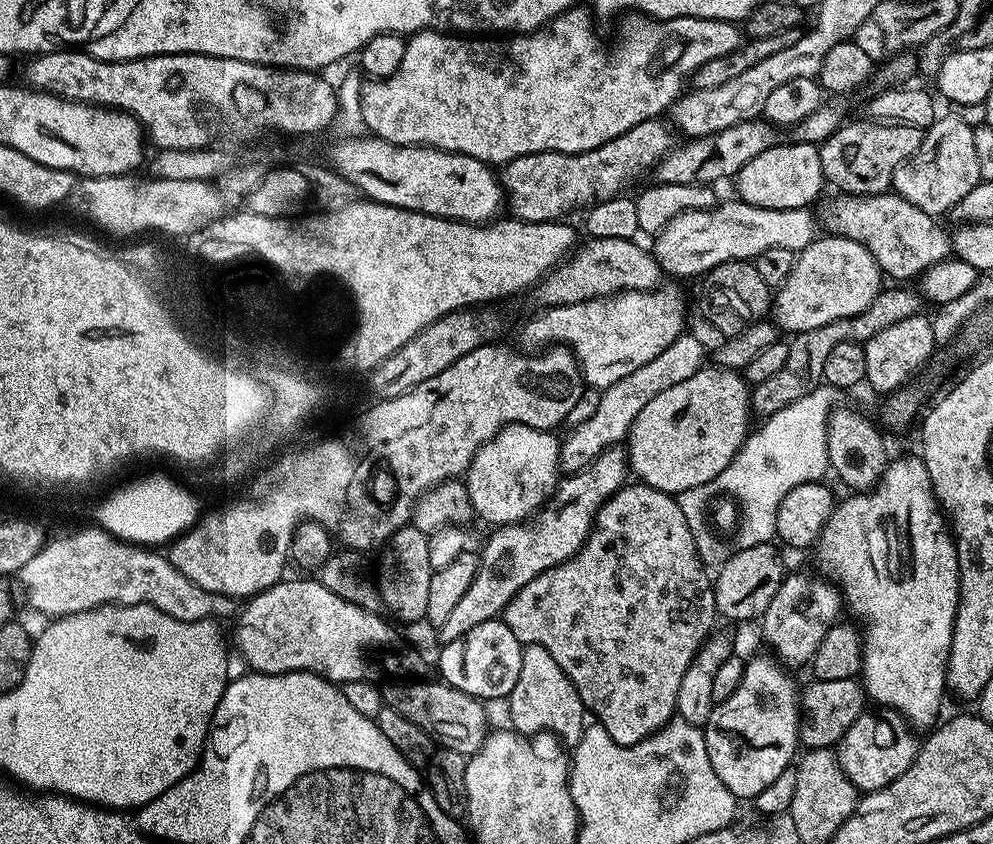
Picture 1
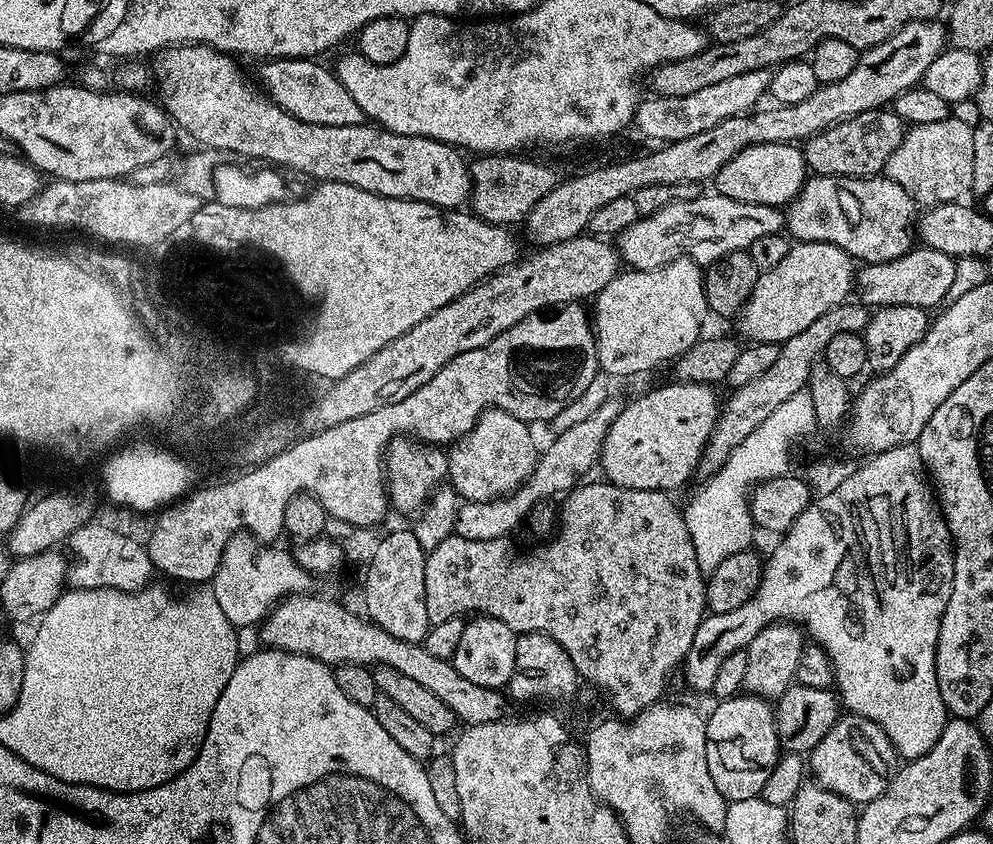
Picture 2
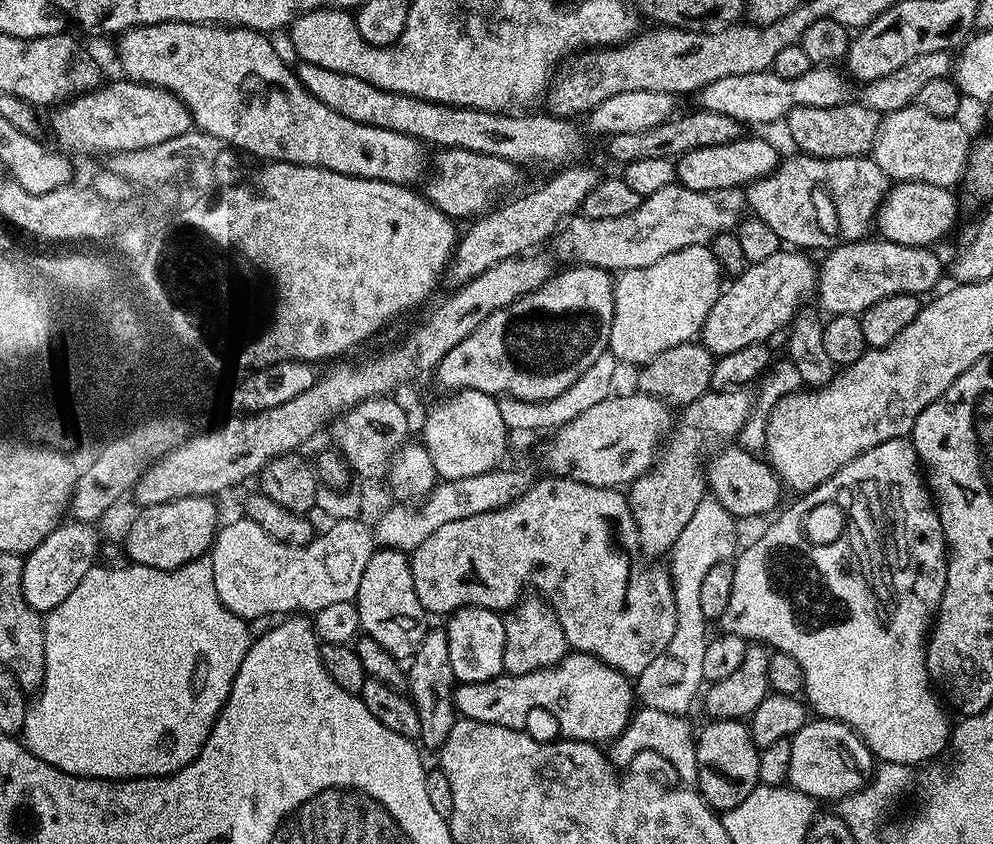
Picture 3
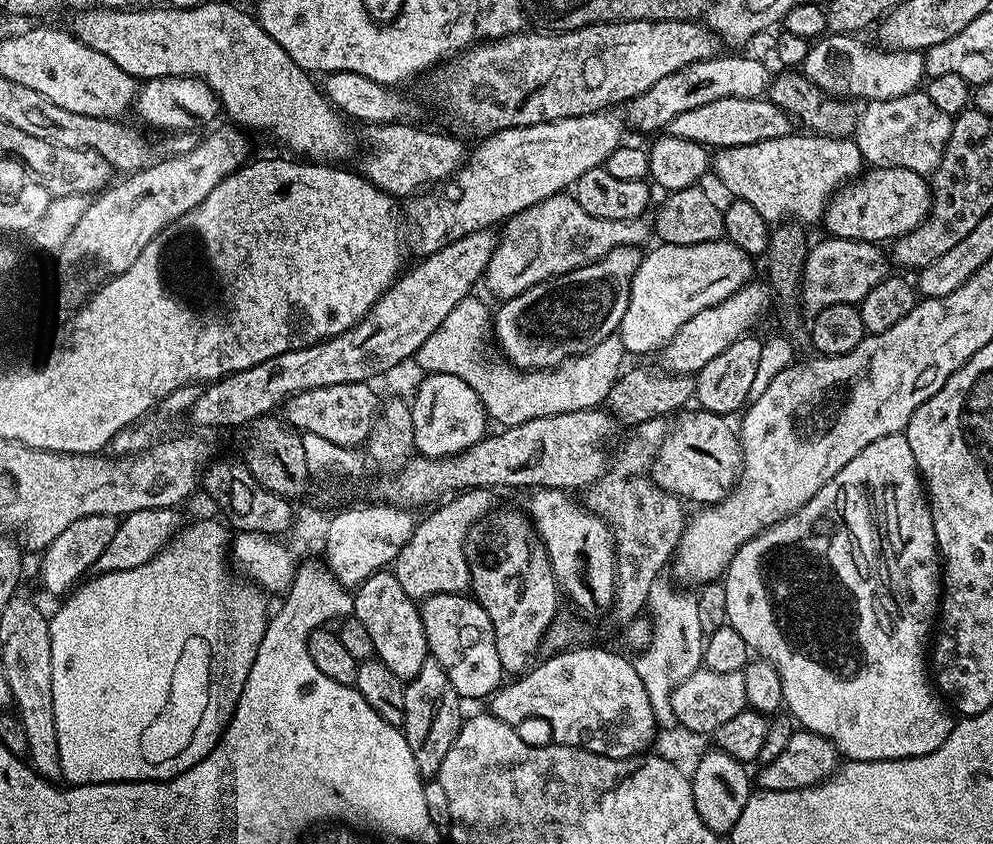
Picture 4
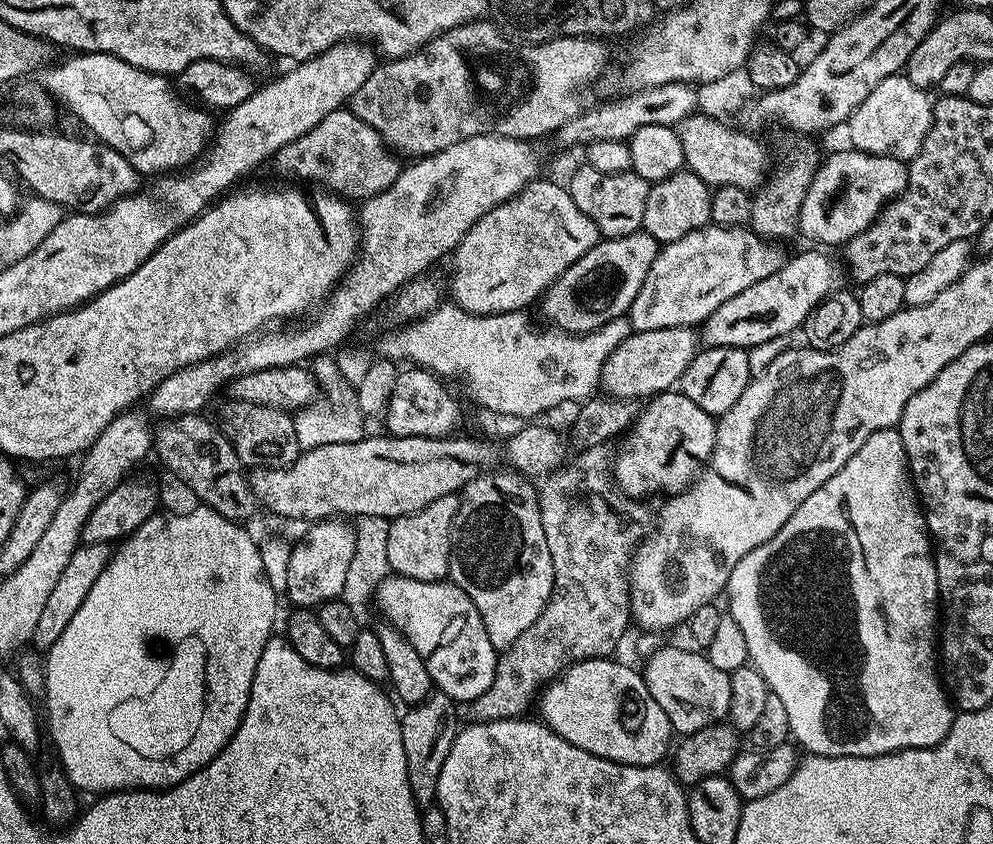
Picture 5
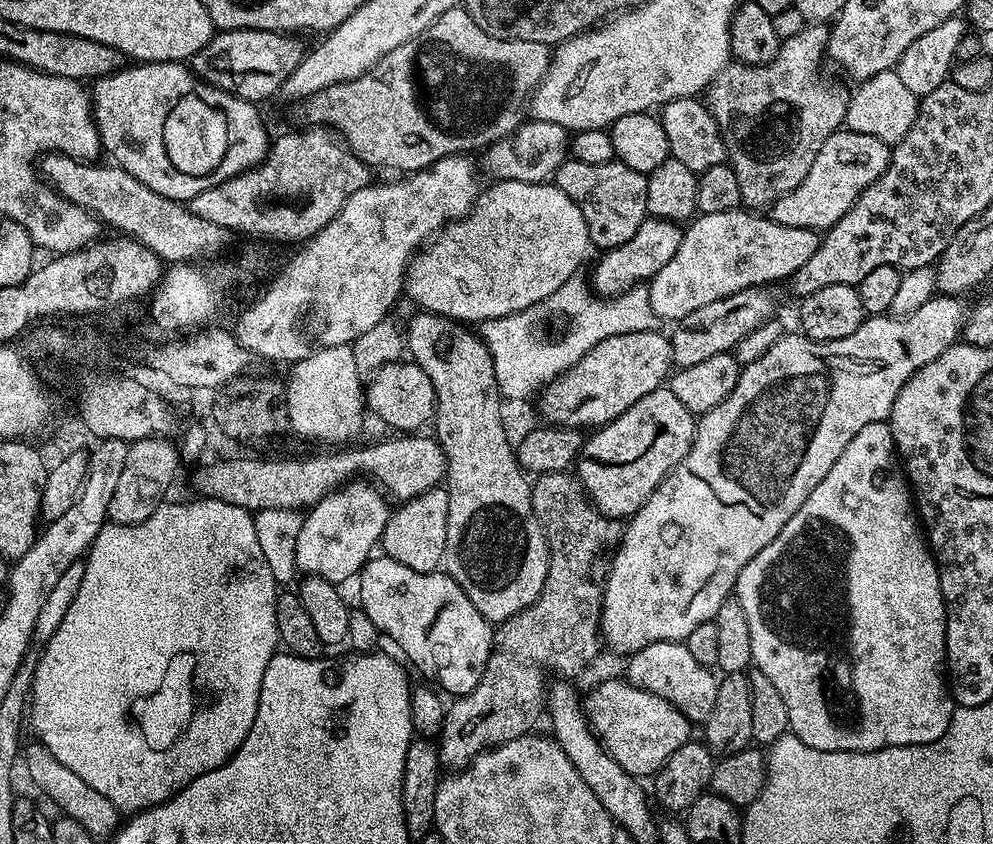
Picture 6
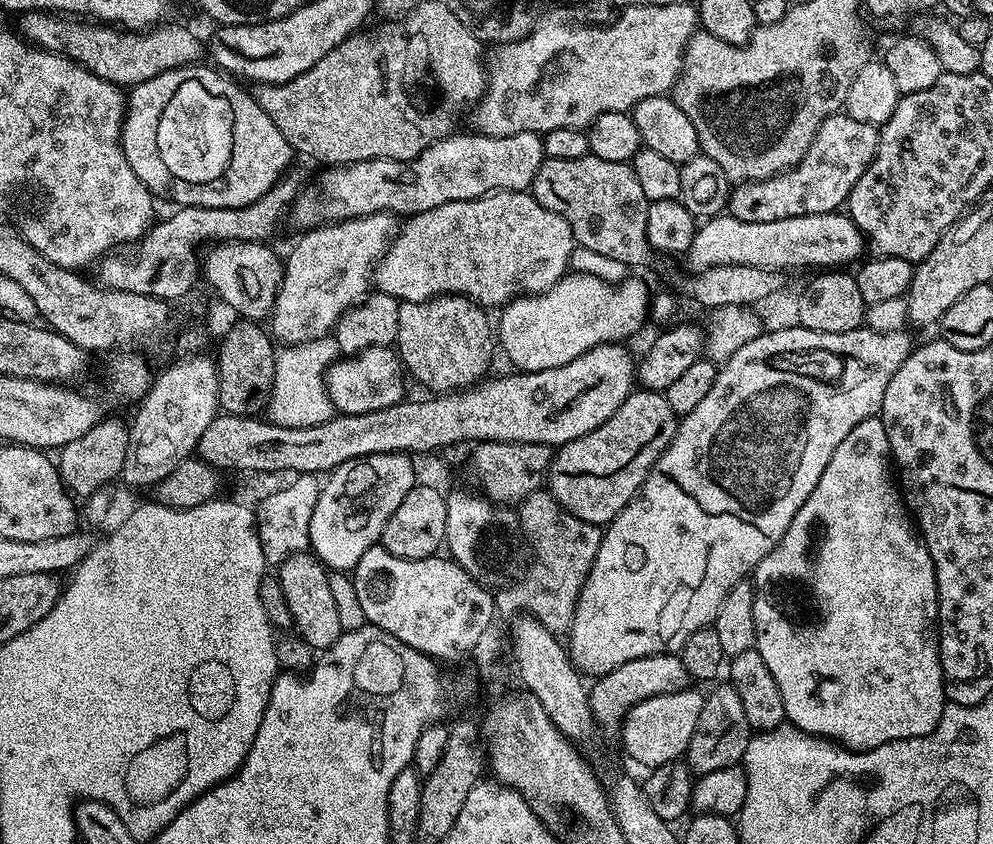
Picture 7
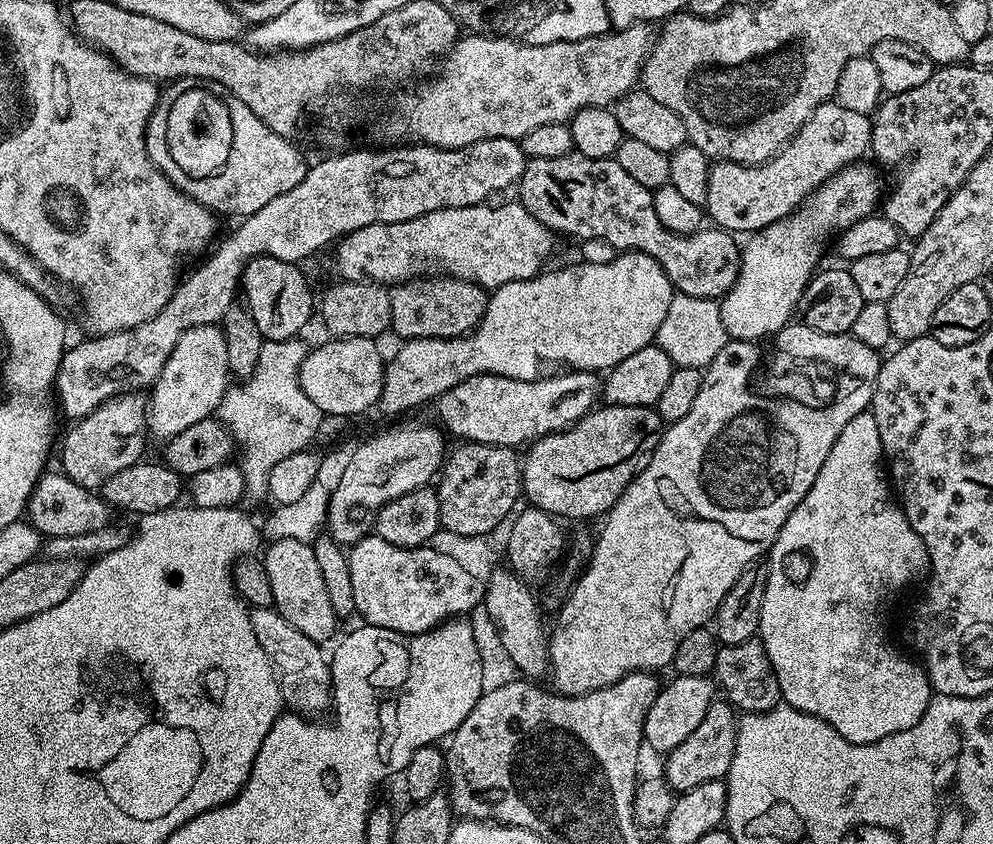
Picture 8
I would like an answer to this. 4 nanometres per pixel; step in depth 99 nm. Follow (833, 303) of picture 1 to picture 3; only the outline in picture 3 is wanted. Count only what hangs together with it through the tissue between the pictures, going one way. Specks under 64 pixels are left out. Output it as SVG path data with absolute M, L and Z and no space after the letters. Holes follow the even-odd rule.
M781 250L770 254L770 258L766 258L763 262L748 264L744 271L731 281L732 285L729 288L727 285L721 291L720 296L714 302L714 306L710 306L710 310L704 319L704 327L701 328L699 334L699 339L704 347L710 349L713 356L719 358L734 350L742 350L742 346L771 341L770 338L775 332L783 333L807 301L804 299L808 295L811 297L816 290L818 268L814 260L812 264L812 260L808 256L811 255L800 250Z

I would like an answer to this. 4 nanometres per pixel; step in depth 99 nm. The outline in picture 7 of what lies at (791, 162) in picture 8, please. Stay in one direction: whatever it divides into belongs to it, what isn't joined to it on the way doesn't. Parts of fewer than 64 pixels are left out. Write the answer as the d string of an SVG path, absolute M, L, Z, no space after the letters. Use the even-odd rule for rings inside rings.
M847 114L826 118L818 126L818 134L814 134L802 162L777 176L735 185L728 198L727 215L742 222L778 222L782 218L835 212L847 201L866 166L870 166L879 141L875 124L858 122Z

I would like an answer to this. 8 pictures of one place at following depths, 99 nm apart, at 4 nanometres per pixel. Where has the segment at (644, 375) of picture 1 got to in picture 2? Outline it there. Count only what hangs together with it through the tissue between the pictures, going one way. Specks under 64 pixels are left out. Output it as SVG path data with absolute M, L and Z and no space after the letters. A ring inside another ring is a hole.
M609 398L602 406L595 410L590 418L583 419L568 430L562 430L552 436L548 449L539 453L534 470L526 477L523 484L512 489L511 492L497 496L486 502L464 502L456 510L455 535L475 540L498 540L507 537L520 523L529 519L533 508L545 503L548 496L559 497L567 494L585 479L584 476L591 468L597 467L602 442L614 422L618 418L621 401ZM584 476L584 477L583 477ZM560 492L560 493L559 493Z

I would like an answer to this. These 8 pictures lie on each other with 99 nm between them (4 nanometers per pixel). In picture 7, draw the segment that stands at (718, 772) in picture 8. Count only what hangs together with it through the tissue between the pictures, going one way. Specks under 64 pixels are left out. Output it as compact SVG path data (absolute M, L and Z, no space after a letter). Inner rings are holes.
M717 683L717 688L705 695L702 714L698 714L698 726L694 726L694 738L688 743L686 763L696 774L737 767L754 735L750 722L746 722L738 690L734 690L731 683L723 683Z

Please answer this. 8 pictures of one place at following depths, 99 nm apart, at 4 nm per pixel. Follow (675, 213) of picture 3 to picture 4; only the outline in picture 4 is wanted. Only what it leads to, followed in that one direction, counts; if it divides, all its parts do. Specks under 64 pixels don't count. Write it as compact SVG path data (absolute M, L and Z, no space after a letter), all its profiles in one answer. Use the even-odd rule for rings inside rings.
M572 194L546 198L503 221L503 228L504 233L498 236L498 243L493 247L488 268L482 277L483 287L488 287L500 302L530 290L530 286L540 284L543 280L553 280L556 276L566 274L571 268L581 268L590 262L600 260L615 248L622 246L640 248L648 239L651 241L654 236L654 224L651 219L648 221L648 218L639 216L633 220L599 220L586 214L586 210L578 206L575 195Z

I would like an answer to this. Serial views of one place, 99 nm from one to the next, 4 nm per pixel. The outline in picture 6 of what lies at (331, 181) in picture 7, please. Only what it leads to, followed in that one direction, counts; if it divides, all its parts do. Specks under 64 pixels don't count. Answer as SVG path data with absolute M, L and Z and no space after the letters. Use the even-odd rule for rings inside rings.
M535 118L520 125L510 138L496 140L483 149L479 167L493 181L513 180L514 182L534 182L543 184L551 181L556 171L570 156L570 133L568 129L554 122Z

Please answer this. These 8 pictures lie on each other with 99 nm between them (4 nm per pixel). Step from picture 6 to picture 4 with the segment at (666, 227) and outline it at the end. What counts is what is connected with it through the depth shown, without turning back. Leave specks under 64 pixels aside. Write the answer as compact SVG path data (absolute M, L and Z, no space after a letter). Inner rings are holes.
M615 248L600 260L581 268L571 268L566 274L556 276L553 280L543 280L540 284L530 286L530 290L503 301L499 305L500 309L495 309L491 321L496 344L504 351L503 359L515 368L557 368L568 357L582 356L604 339L617 335L622 314L626 314L626 306L630 302L630 286L640 265L641 255L640 248Z

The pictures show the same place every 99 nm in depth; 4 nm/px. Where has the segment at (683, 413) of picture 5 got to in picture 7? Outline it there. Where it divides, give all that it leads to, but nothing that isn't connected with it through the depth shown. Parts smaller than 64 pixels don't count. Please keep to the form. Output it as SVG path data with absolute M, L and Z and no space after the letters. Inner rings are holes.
M633 390L598 430L555 449L546 477L547 491L582 522L607 526L636 497L644 479L670 446L678 417L663 392Z

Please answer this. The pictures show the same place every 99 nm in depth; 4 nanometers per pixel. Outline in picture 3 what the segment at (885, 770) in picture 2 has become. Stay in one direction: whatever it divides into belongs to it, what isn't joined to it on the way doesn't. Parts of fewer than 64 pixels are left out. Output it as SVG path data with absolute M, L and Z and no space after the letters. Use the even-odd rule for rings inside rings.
M809 719L791 736L787 783L817 802L839 802L864 787L874 775L874 757L866 742L850 726L837 720Z

